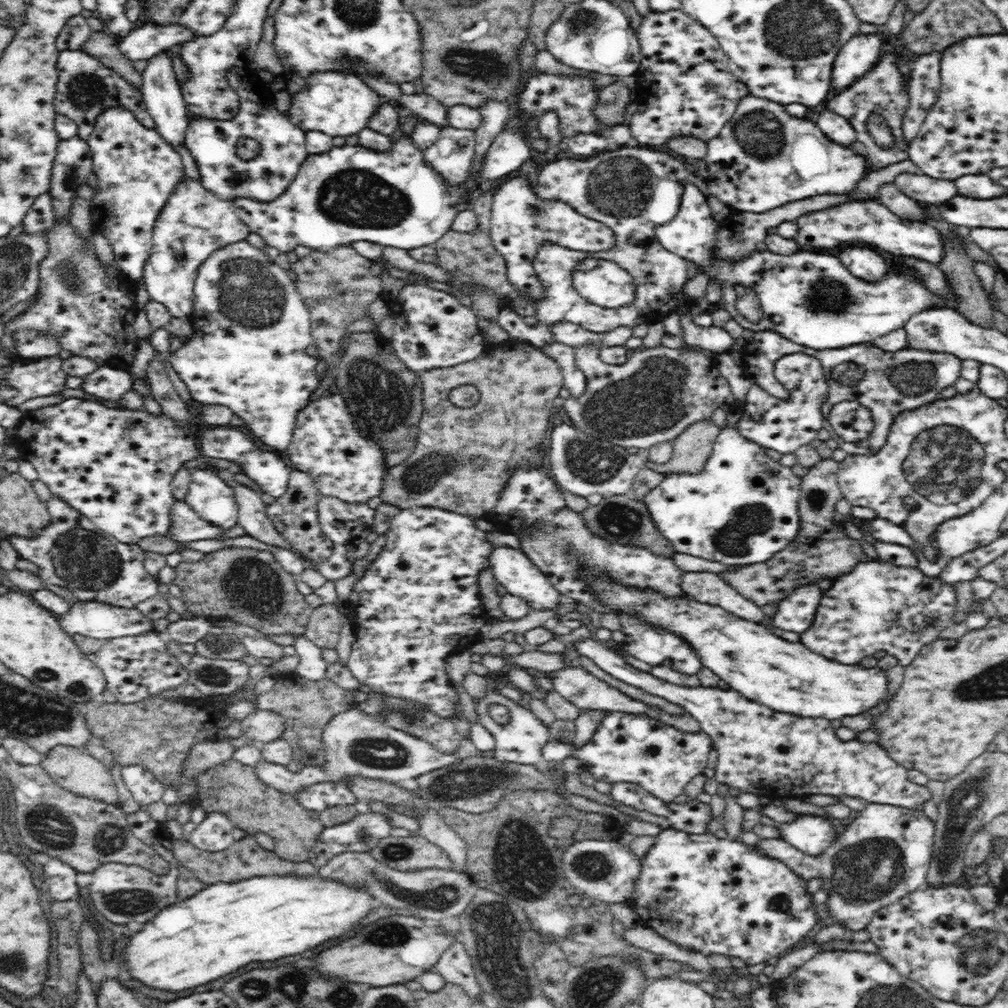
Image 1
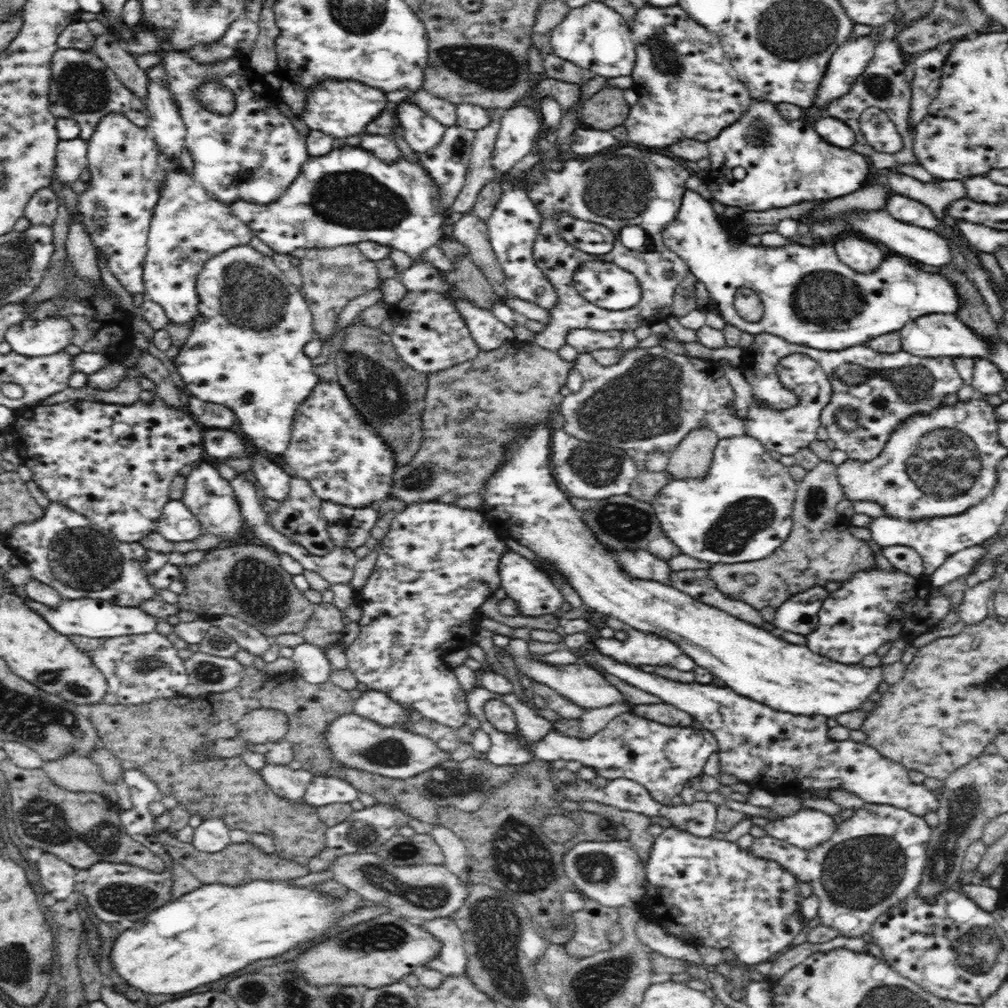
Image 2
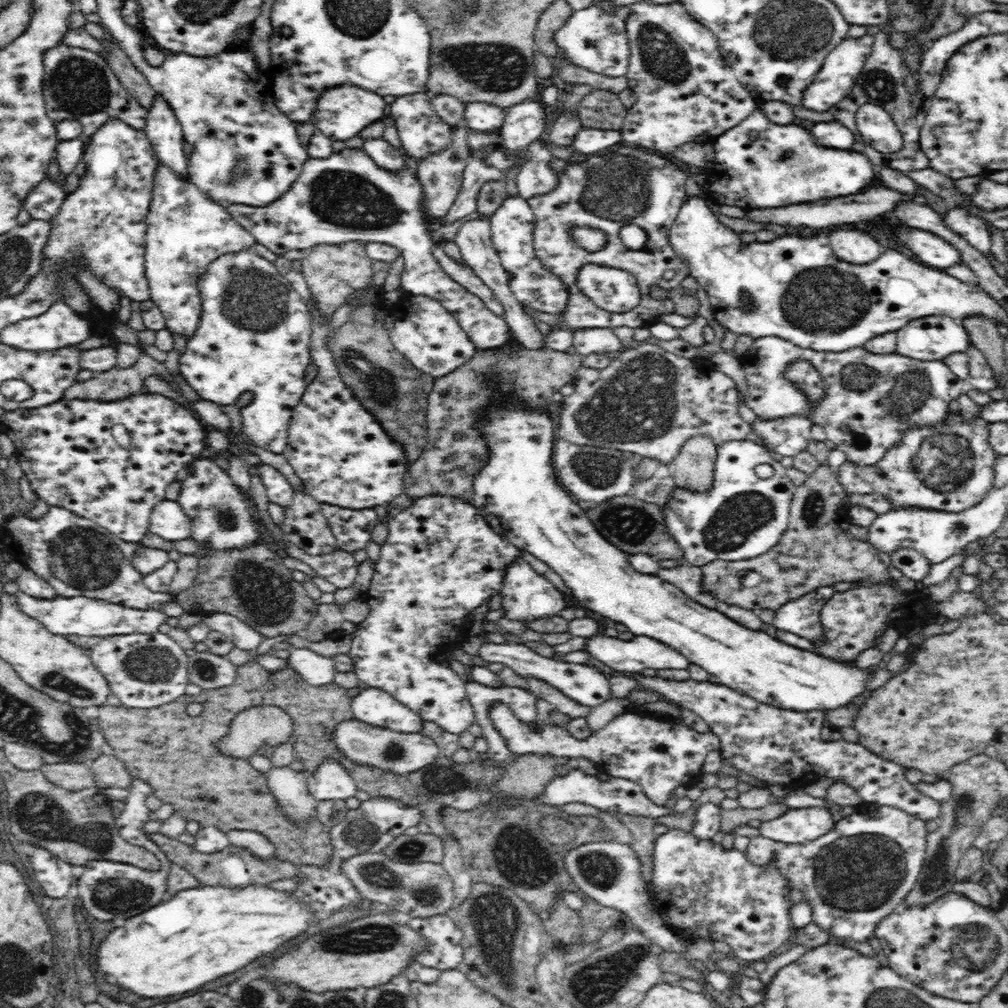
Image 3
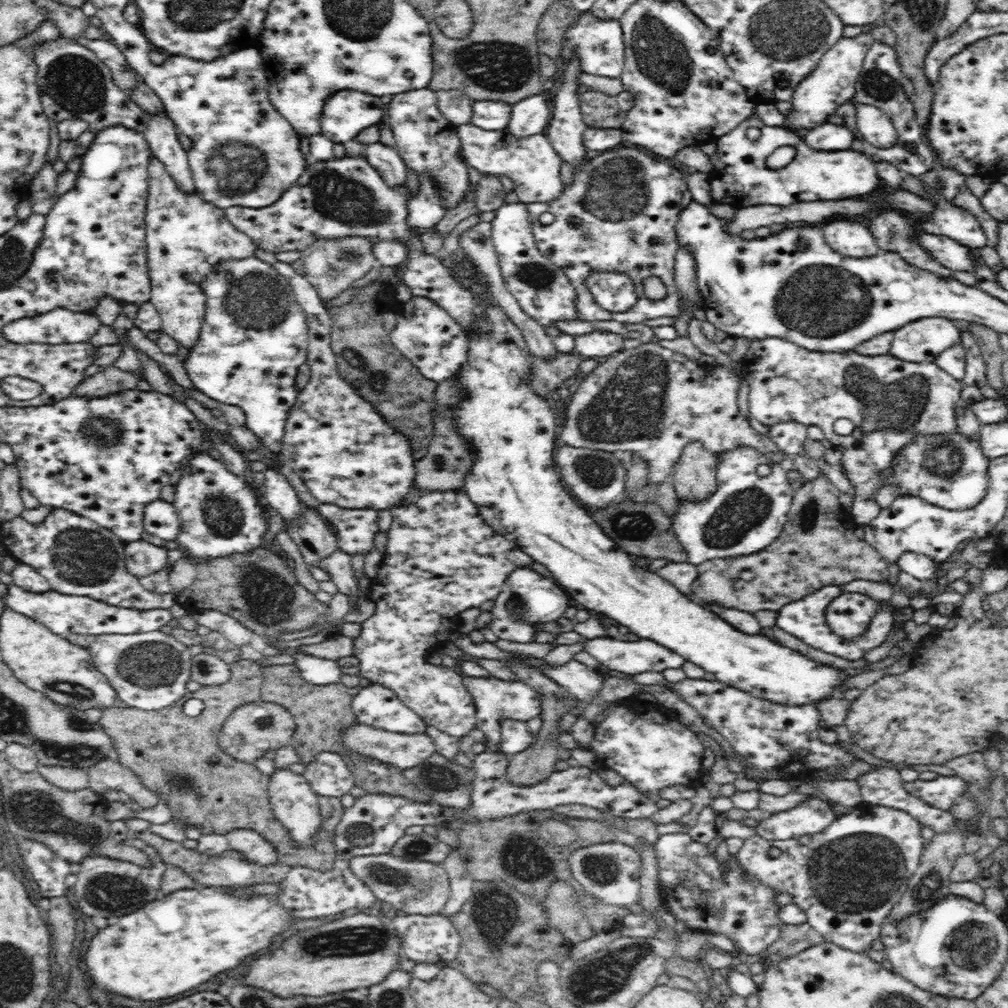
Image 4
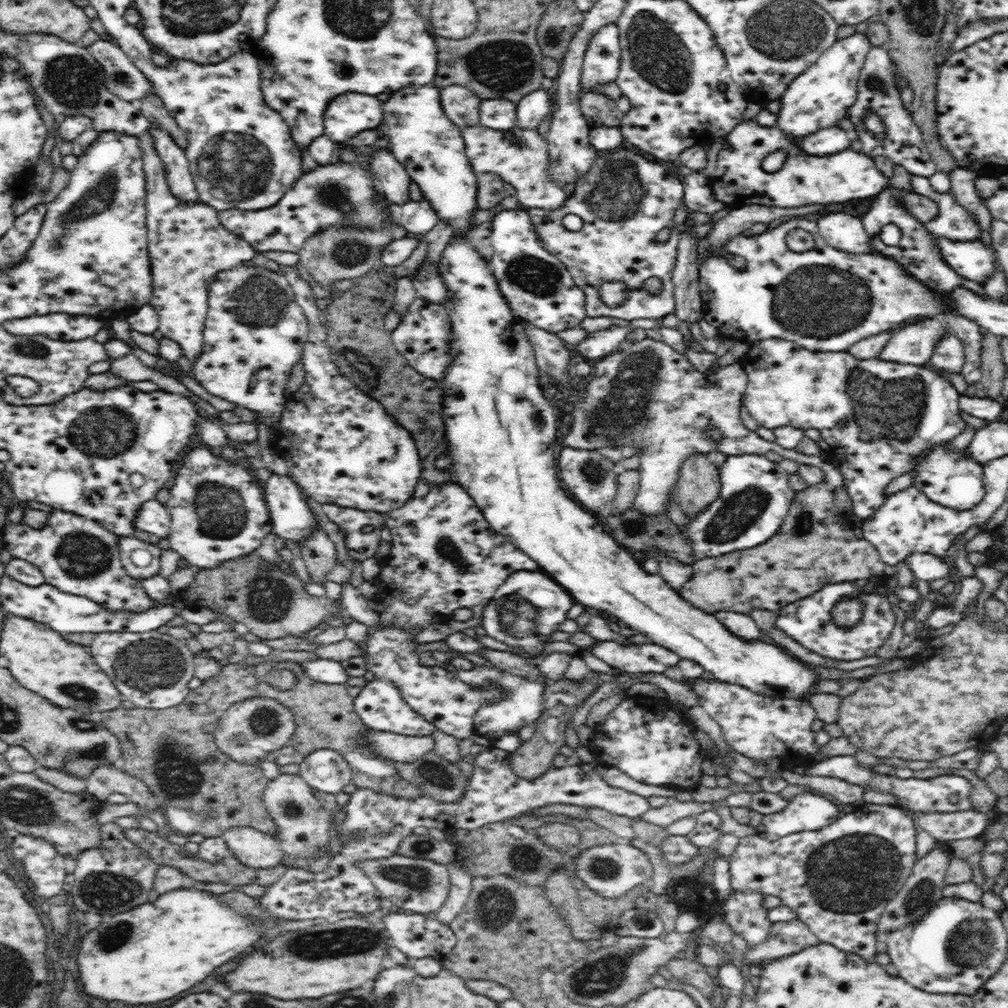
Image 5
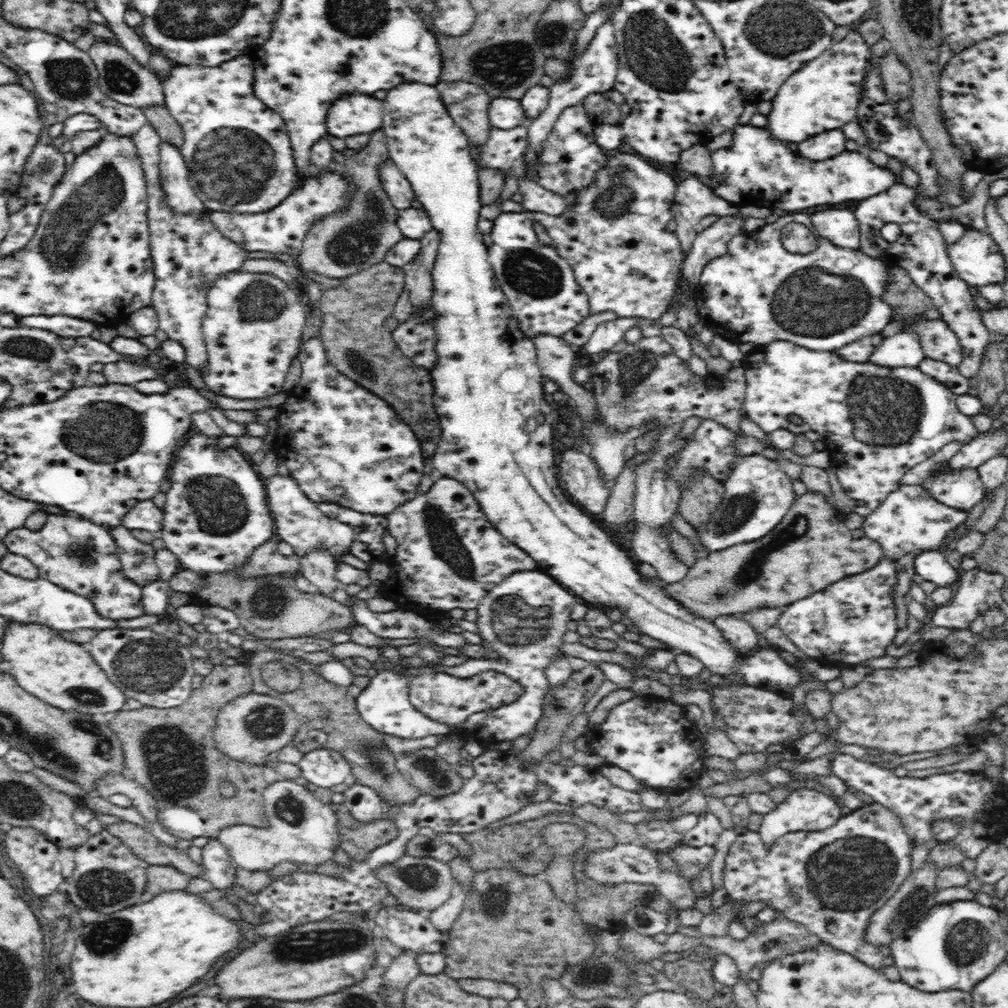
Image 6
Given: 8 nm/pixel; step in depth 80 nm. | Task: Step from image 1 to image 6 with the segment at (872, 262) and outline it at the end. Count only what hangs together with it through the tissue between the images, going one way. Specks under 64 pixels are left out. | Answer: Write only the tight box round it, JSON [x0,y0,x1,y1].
[810,210,860,250]

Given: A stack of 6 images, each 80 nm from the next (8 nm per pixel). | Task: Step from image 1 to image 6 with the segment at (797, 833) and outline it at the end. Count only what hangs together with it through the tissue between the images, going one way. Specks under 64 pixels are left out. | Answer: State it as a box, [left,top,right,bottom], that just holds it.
[758,787,845,845]

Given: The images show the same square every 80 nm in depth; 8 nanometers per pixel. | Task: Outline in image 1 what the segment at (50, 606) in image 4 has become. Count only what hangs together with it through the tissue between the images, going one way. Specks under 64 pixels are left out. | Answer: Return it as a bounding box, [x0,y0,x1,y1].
[56,601,154,639]

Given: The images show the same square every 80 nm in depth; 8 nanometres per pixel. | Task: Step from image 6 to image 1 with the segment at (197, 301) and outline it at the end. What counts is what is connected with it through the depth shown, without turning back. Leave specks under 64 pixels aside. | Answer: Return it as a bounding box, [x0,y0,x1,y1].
[143,178,250,318]

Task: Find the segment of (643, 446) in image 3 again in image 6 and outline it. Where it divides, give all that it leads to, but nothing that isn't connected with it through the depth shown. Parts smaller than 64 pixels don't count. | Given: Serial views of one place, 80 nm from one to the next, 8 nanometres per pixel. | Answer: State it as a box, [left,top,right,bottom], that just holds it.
[590,335,766,583]

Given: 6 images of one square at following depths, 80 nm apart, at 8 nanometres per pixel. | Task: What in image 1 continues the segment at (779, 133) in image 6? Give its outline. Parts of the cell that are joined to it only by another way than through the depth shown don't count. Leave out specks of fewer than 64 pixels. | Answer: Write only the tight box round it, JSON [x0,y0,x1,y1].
[830,31,884,90]

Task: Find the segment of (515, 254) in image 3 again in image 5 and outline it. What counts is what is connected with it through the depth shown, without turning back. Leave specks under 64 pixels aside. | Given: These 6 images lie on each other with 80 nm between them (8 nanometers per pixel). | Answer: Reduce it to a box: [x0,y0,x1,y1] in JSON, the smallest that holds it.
[489,208,587,333]

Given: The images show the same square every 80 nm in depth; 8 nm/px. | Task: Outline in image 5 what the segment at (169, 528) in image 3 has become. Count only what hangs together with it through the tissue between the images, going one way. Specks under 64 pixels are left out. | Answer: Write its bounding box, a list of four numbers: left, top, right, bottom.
[133,499,170,538]

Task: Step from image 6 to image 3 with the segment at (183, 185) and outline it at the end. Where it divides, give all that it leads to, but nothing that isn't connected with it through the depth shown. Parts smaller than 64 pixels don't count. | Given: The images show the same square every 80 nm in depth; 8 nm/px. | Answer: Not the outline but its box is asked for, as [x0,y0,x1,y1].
[144,95,189,180]

